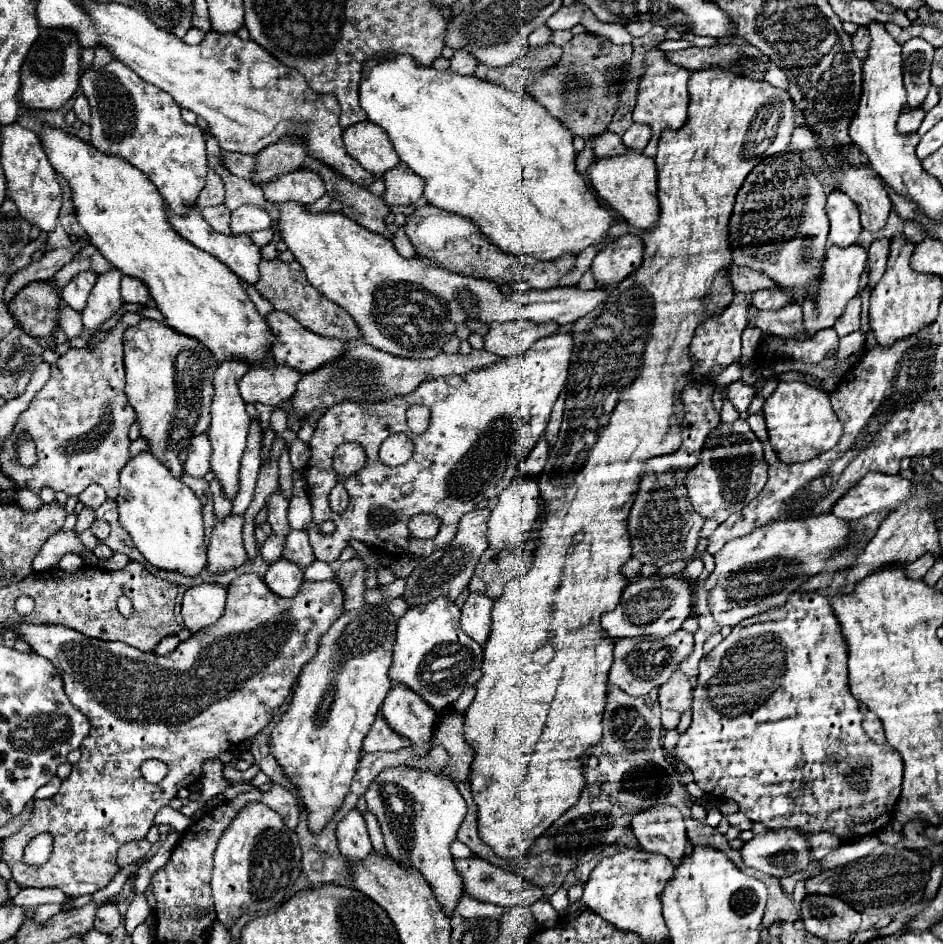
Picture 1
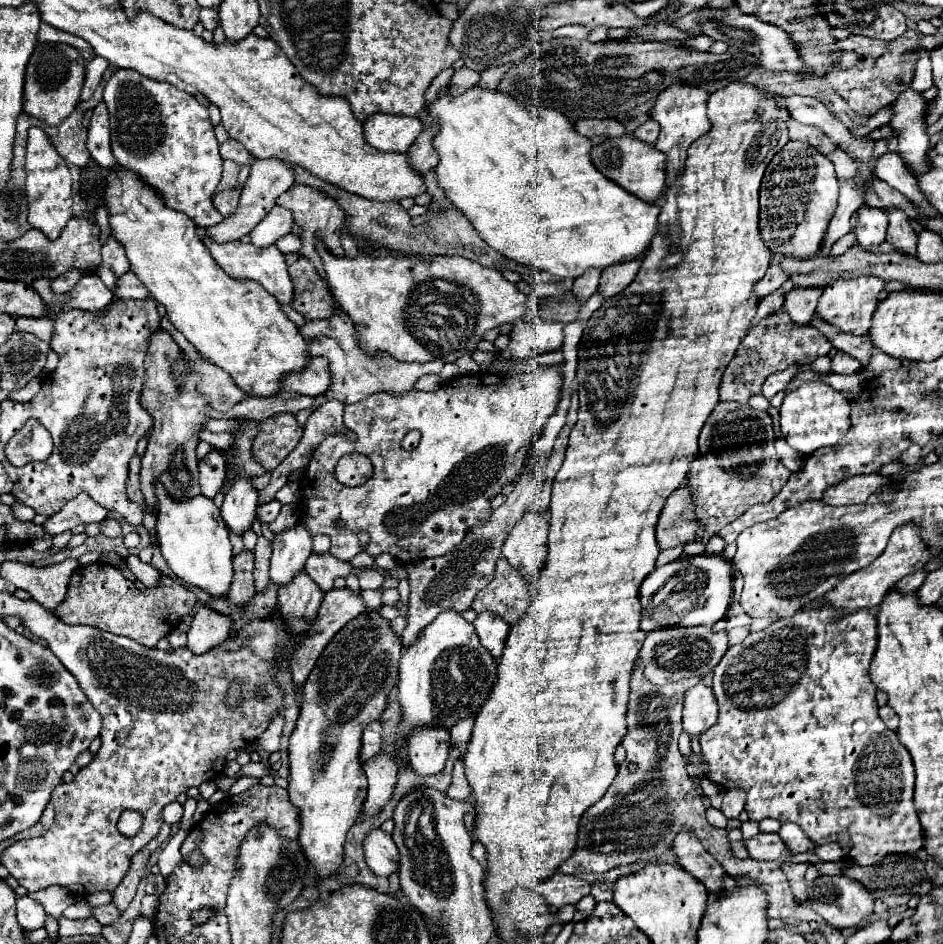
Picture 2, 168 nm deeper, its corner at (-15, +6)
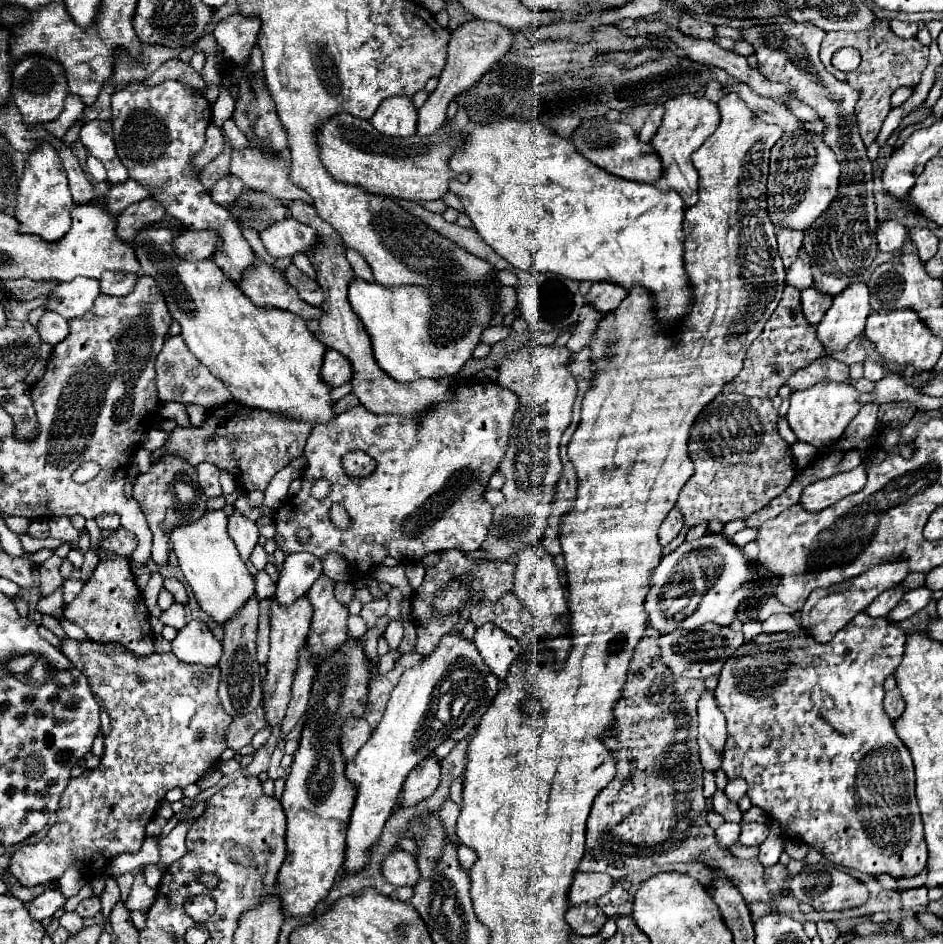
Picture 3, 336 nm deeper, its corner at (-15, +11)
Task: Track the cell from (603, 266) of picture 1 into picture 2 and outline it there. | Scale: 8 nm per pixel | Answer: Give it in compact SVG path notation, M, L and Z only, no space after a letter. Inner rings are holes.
M641 258L639 260L627 260L627 262L621 262L621 264L615 264L607 270L603 270L597 292L603 298L611 298L611 296L623 292L633 282L639 266L641 266Z

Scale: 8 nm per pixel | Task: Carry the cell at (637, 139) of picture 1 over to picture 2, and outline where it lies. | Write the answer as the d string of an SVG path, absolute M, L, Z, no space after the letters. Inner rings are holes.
M647 120L645 124L641 124L635 132L633 132L635 138L647 142L647 144L655 144L657 142L657 136L659 136L659 124L655 120Z

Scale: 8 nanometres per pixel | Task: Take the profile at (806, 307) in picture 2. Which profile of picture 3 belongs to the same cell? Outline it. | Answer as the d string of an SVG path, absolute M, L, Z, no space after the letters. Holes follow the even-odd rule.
M815 287L803 289L801 291L801 307L805 313L805 319L811 325L817 325L823 317L823 309L827 309L827 305L831 305L831 295L817 291Z

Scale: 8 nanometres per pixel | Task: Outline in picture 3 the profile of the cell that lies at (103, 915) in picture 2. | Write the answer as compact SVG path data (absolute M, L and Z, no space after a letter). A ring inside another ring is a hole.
M99 897L83 899L83 901L77 905L75 911L77 911L79 917L83 917L83 919L87 919L87 917L97 917L97 915L101 913L101 899L99 899Z

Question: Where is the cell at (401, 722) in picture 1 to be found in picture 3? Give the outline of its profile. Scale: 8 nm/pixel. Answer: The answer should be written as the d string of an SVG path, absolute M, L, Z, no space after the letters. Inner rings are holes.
M427 755L405 779L401 805L415 805L417 801L429 797L439 785L439 773L439 759L435 759L435 755Z

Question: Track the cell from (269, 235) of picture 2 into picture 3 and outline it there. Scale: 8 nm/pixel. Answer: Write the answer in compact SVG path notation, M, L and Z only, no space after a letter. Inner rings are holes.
M293 217L277 221L269 225L261 233L261 241L269 255L277 257L293 257L295 253L303 253L315 245L315 229L299 223Z

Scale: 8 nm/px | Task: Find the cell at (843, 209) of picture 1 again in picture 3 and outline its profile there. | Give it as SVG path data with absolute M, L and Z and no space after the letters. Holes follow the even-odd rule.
M893 219L879 221L877 231L875 231L879 251L899 251L905 241L905 235L907 235L907 229L901 223L897 223Z

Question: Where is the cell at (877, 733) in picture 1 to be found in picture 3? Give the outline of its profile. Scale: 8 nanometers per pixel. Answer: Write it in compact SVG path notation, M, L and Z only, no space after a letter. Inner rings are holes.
M897 689L885 693L883 705L885 705L887 715L889 715L893 721L895 721L895 719L903 713L903 709L905 709L905 701L903 701L903 697L899 697L899 691L897 691Z

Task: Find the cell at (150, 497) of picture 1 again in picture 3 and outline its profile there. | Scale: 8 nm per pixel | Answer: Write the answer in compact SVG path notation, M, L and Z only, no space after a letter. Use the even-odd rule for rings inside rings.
M223 509L205 511L197 521L189 525L177 525L171 529L173 553L179 561L179 567L189 581L195 599L213 617L217 623L225 623L255 591L253 575L247 571L235 543L227 533L227 515Z

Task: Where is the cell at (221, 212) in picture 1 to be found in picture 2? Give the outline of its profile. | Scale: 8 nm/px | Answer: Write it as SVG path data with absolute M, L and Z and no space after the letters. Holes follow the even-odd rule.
M231 188L231 190L223 190L223 192L217 192L213 196L213 204L215 208L223 214L223 216L231 216L239 204L239 190L237 188Z

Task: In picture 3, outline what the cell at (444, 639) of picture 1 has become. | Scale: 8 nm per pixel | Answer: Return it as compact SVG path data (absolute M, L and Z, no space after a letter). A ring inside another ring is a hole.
M455 631L443 635L429 655L405 669L391 693L379 727L359 749L357 757L347 761L347 779L357 785L357 799L347 829L347 861L343 865L347 873L365 867L367 849L379 839L385 821L397 805L409 771L445 739L461 741L463 737L473 735L497 691L499 679L491 673L475 643Z

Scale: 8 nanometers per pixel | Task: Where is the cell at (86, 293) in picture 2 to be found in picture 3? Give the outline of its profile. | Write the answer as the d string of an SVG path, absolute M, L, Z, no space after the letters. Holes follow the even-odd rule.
M75 277L73 281L59 283L57 289L49 295L45 307L55 309L61 317L83 317L91 307L93 301L101 295L101 287L97 279Z

